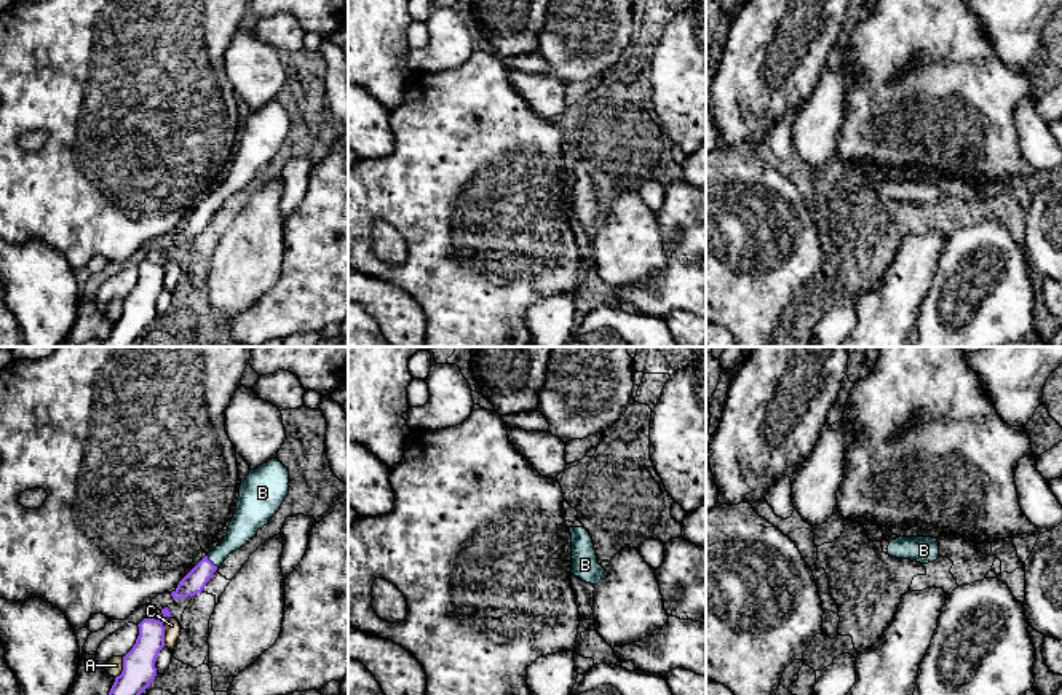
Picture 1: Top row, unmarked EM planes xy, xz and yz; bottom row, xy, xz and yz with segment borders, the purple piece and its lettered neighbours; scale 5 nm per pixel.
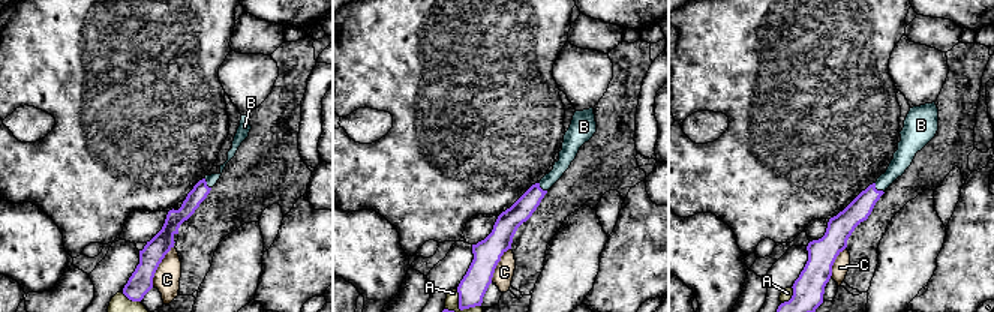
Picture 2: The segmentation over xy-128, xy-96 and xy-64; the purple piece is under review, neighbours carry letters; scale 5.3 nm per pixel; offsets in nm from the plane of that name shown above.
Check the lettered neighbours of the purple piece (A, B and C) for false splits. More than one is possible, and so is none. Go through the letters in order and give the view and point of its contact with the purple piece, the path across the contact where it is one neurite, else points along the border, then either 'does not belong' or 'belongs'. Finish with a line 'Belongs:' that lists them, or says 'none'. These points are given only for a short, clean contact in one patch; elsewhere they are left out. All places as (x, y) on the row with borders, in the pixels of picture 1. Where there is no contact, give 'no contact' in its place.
A: xy (123, 668) | does not belong
B: xy (210, 561) | across xy (195, 580), (210, 561), (243, 526) | belongs
C: xy (163, 630) | along xy (152, 617), (163, 627), (165, 646) | does not belong
Belongs: B

